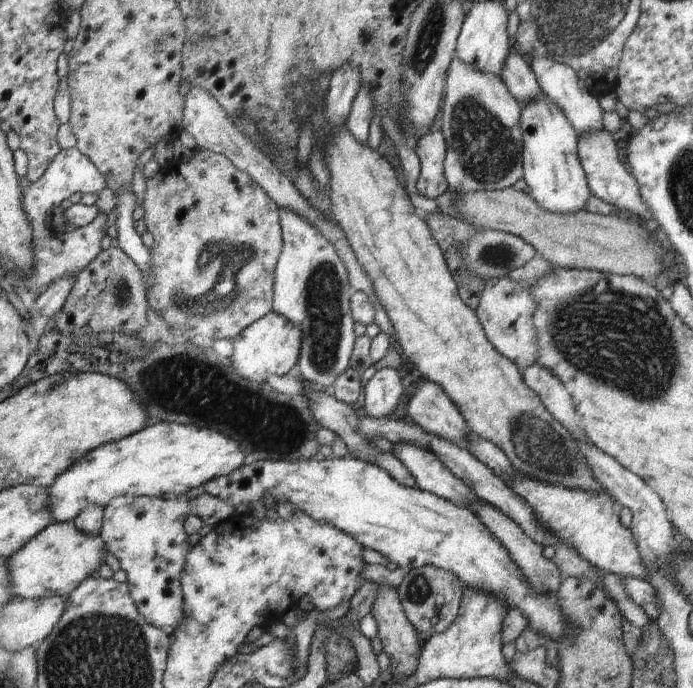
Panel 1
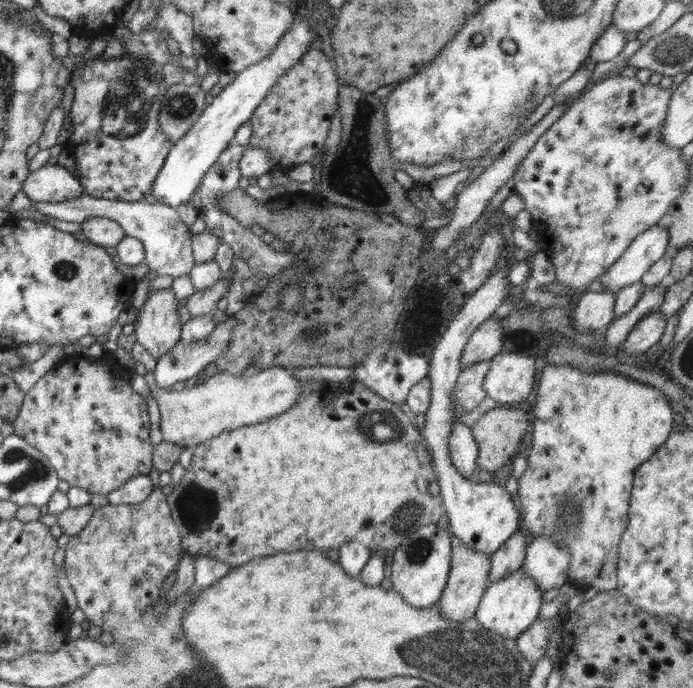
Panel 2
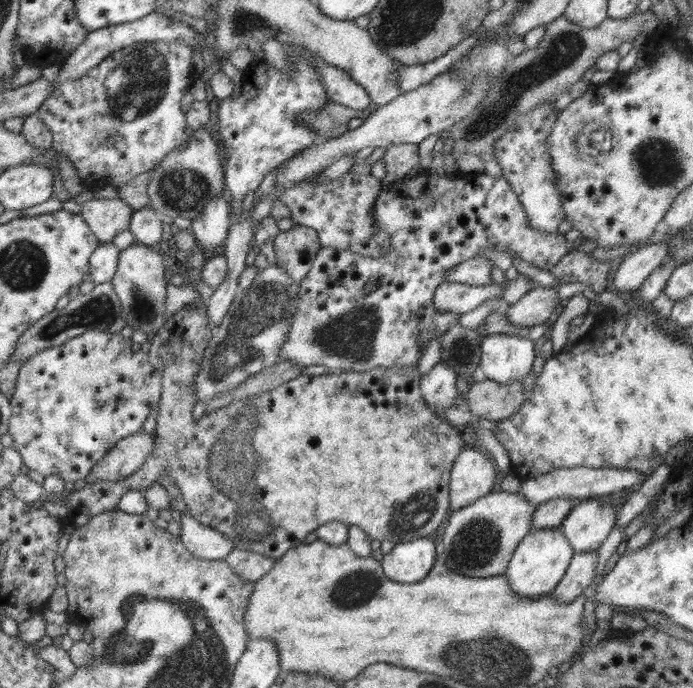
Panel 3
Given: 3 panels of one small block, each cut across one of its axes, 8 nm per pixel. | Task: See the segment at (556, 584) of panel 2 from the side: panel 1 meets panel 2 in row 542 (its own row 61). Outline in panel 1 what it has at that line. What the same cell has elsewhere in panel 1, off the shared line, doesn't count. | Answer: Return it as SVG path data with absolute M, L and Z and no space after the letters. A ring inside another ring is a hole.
M530 55L527 58L542 92L548 95L552 102L560 107L560 110L564 111L566 118L572 123L578 134L604 129L602 124L604 110L600 108L598 98L586 88L584 81L578 78L578 75L570 66L536 55Z

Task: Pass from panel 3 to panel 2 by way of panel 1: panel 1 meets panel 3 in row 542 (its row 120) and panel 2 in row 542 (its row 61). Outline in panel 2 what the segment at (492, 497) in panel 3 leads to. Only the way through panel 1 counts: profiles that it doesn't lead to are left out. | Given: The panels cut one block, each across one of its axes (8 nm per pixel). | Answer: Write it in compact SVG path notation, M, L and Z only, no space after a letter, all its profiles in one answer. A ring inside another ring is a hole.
M450 534L452 541L452 558L450 560L450 572L446 586L440 600L437 602L440 608L440 616L450 622L466 622L475 618L475 612L482 600L484 591L490 582L490 556L484 556L482 552L474 552L462 544L462 540L454 534Z

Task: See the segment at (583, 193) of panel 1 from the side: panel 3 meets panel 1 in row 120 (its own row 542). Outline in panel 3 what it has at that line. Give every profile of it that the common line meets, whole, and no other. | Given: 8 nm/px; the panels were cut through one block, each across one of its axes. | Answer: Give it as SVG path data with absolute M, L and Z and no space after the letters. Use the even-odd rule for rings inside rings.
M560 527L530 529L516 547L504 574L508 577L508 586L521 597L548 595L564 576L574 553Z

